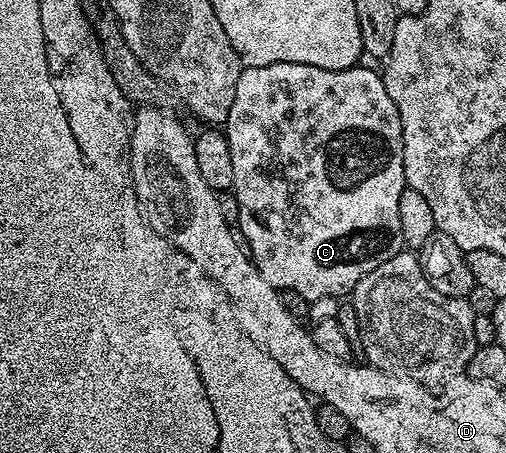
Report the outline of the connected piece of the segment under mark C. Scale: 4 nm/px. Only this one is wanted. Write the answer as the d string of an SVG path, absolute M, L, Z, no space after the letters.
M271 63L263 67L250 65L242 68L239 83L235 83L235 103L231 103L231 111L223 123L223 132L231 147L231 168L235 171L232 191L239 201L239 233L251 260L271 287L278 291L299 291L299 295L309 302L324 297L341 299L344 293L345 296L352 294L363 275L375 271L379 263L387 263L387 259L399 255L406 248L403 227L399 227L399 195L403 195L407 187L403 171L401 116L391 95L387 95L384 76L378 70L376 73L373 69L361 68L324 69L303 63Z

